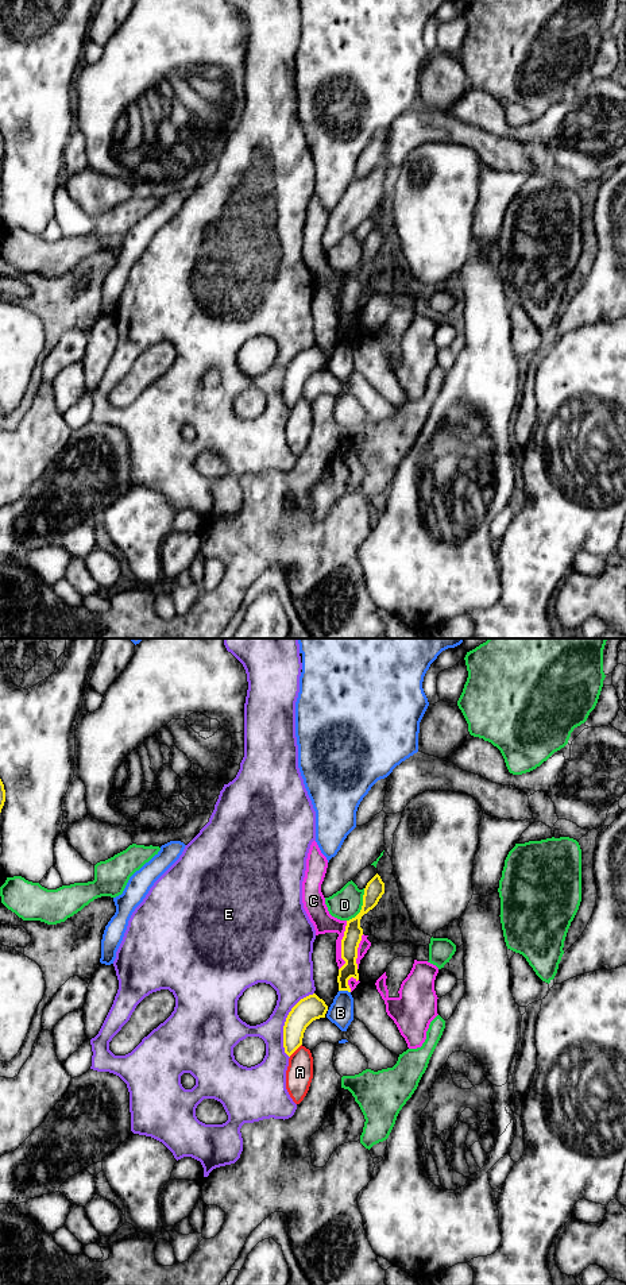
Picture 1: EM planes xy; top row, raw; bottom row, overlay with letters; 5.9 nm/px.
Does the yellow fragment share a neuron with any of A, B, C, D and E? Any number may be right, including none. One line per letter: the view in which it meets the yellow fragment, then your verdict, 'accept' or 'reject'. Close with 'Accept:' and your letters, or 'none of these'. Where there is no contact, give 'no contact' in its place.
A: meets yellow in xy; reject
B: meets yellow in xy; reject
C: meets yellow in xy; reject
D: meets yellow in xy; reject
E: meets yellow in xy; reject
Accept: none of these

